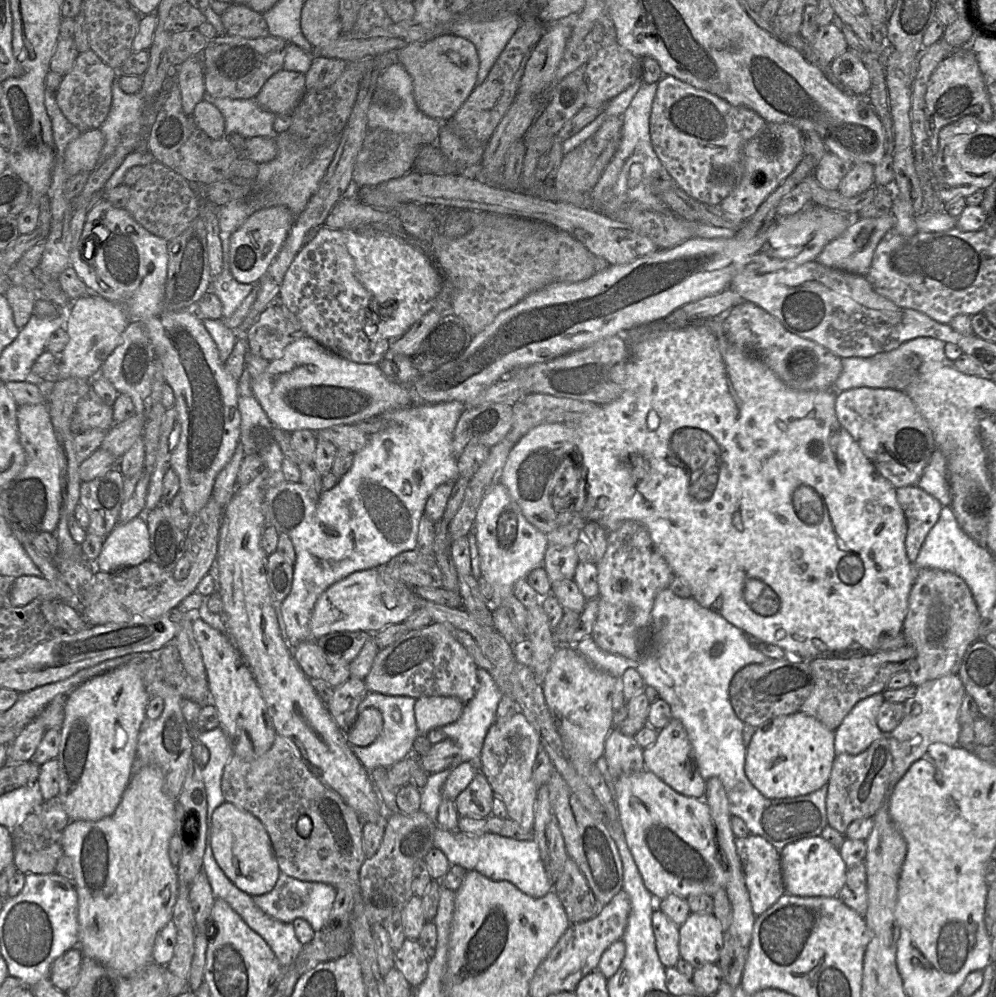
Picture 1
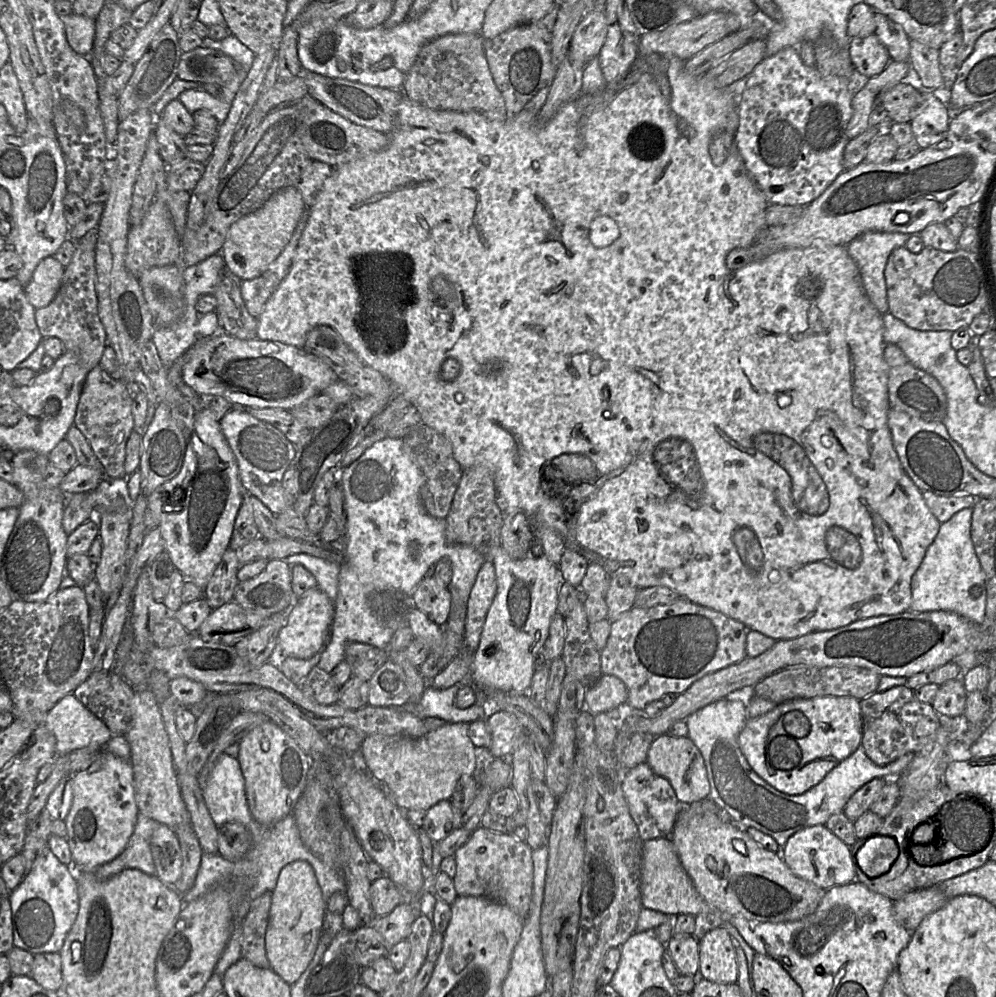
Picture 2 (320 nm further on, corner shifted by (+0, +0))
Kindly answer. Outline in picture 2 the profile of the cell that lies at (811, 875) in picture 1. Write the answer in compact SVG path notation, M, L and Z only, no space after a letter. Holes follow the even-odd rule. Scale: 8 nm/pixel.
M825 824L810 826L796 832L788 839L780 854L796 876L824 890L856 880L851 848L827 829Z

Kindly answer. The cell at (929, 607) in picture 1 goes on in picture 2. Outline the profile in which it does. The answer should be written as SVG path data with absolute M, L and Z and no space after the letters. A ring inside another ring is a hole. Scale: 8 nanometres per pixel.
M951 679L939 686L931 705L941 717L963 718L967 695L963 680Z

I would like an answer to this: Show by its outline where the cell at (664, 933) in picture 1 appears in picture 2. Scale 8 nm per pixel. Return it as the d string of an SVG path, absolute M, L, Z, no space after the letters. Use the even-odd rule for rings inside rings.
M693 935L673 936L666 945L680 974L698 977L699 940Z

